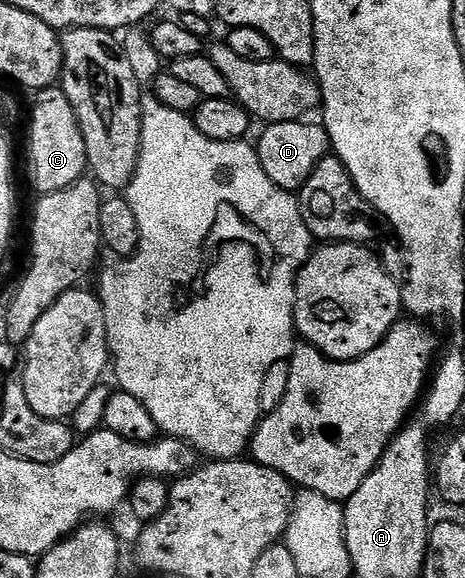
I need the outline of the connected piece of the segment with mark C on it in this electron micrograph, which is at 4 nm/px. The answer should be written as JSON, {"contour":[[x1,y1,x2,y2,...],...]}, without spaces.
{"contour":[[53,87,39,90,32,105,32,126,28,129,28,169,32,172,32,185,37,194,62,191,85,176,88,160,86,143,82,139,80,124,70,99,66,99,63,88]]}

